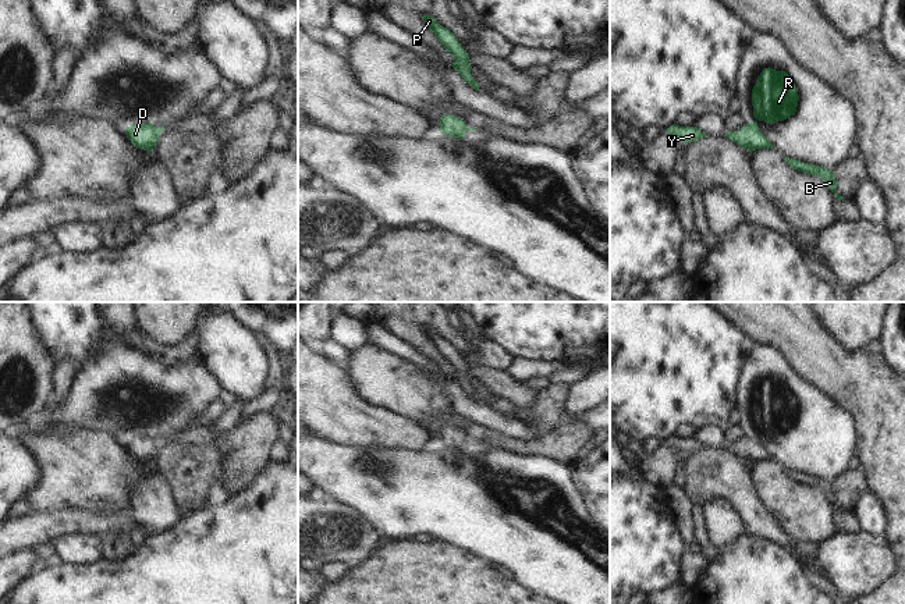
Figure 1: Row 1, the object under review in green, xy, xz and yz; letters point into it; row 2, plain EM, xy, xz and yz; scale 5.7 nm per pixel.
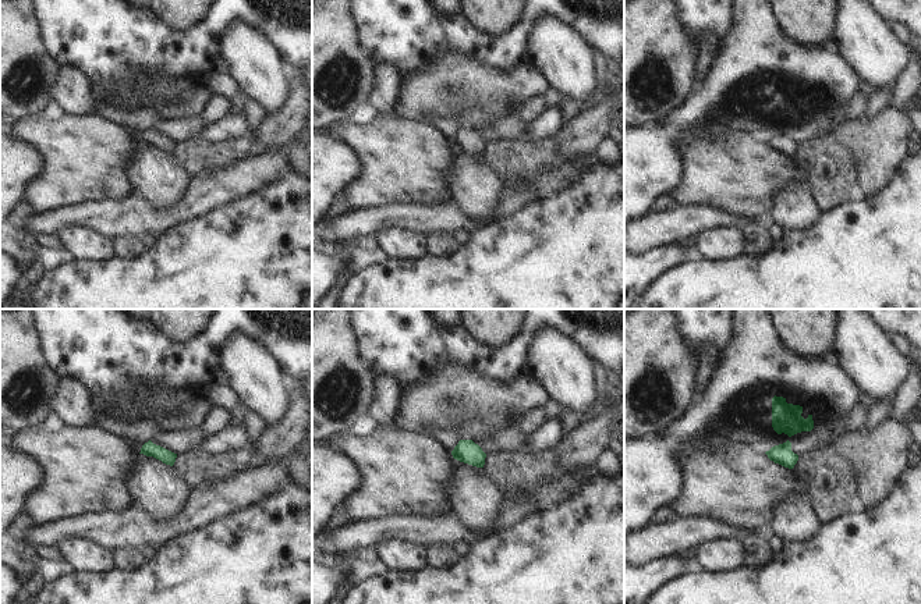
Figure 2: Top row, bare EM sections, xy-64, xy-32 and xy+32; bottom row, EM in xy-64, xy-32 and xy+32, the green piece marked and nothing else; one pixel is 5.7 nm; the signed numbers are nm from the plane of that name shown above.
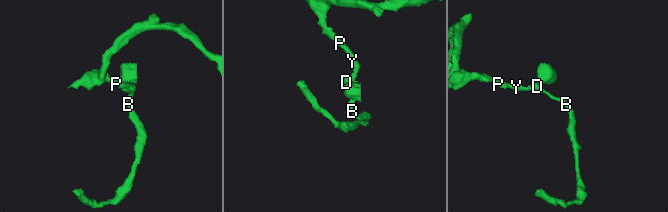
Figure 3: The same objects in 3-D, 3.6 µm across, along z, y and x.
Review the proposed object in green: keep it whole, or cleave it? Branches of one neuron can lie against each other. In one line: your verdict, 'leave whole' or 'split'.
split

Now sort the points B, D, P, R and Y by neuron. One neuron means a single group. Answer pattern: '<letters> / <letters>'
B D P Y / R

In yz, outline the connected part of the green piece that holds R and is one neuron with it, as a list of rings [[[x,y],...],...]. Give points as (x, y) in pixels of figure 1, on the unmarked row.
[[[764,380],[752,401],[753,429],[767,436],[784,433],[795,426],[798,401],[785,383]]]

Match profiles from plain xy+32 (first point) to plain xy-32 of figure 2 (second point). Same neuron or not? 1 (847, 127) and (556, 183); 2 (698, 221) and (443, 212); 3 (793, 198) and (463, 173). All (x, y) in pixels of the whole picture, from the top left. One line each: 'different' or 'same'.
1: different
2: same
3: same

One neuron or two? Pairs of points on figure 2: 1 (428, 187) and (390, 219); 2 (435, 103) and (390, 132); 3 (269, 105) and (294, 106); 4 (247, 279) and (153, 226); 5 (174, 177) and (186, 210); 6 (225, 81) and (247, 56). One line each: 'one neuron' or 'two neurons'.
1: two neurons
2: two neurons
3: two neurons
4: two neurons
5: two neurons
6: two neurons

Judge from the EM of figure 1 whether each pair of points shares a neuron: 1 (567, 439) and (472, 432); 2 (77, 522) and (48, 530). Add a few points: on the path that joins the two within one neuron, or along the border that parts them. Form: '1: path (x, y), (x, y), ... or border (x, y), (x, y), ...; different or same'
1: path (543, 447), (517, 447), (496, 439); same
2: path (70, 522), (54, 523); same

